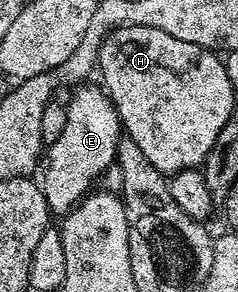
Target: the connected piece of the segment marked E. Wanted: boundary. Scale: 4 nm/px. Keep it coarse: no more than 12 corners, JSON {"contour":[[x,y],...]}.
{"contour":[[100,85],[72,91],[39,178],[64,216],[117,160],[121,117]]}

